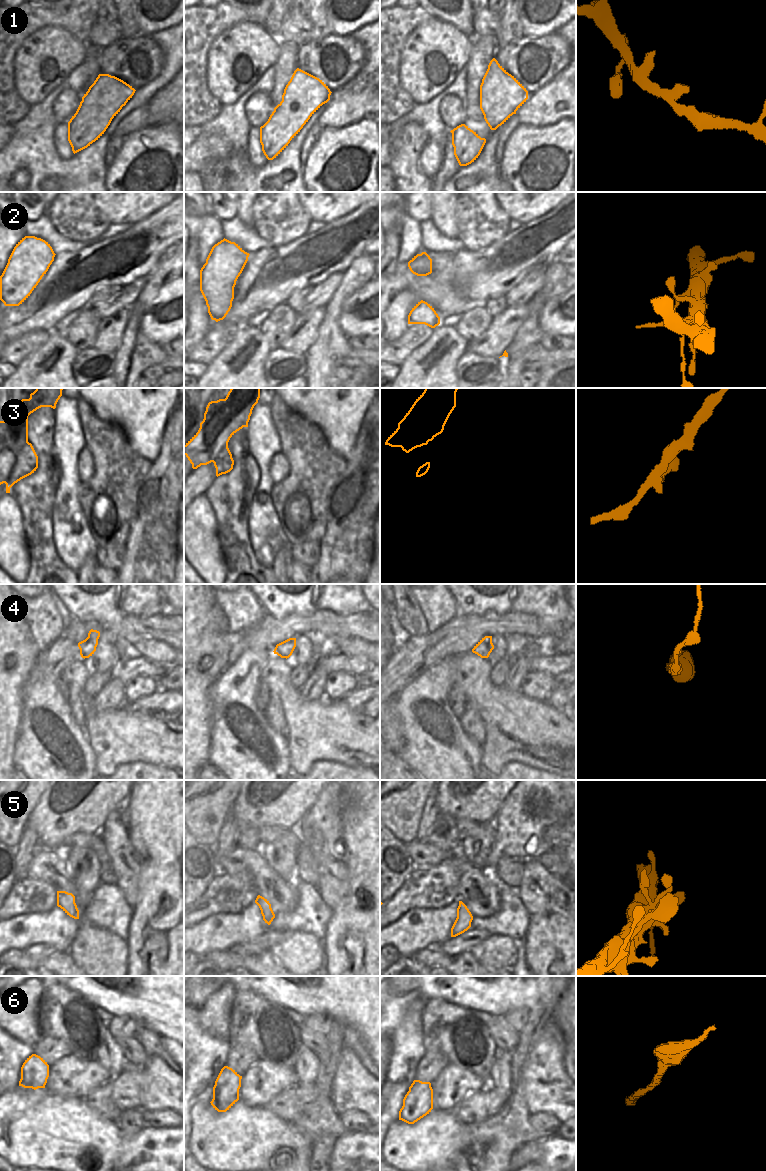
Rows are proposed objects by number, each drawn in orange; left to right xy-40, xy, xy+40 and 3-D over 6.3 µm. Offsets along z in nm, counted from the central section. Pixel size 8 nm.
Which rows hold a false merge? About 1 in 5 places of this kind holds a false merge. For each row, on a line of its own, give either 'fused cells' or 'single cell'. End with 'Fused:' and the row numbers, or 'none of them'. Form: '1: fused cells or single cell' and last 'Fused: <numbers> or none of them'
1: single cell
2: single cell
3: fused cells
4: single cell
5: single cell
6: single cell
Fused: 3

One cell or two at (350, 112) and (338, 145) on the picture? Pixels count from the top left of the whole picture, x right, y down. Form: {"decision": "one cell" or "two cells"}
{"decision": "two cells"}

